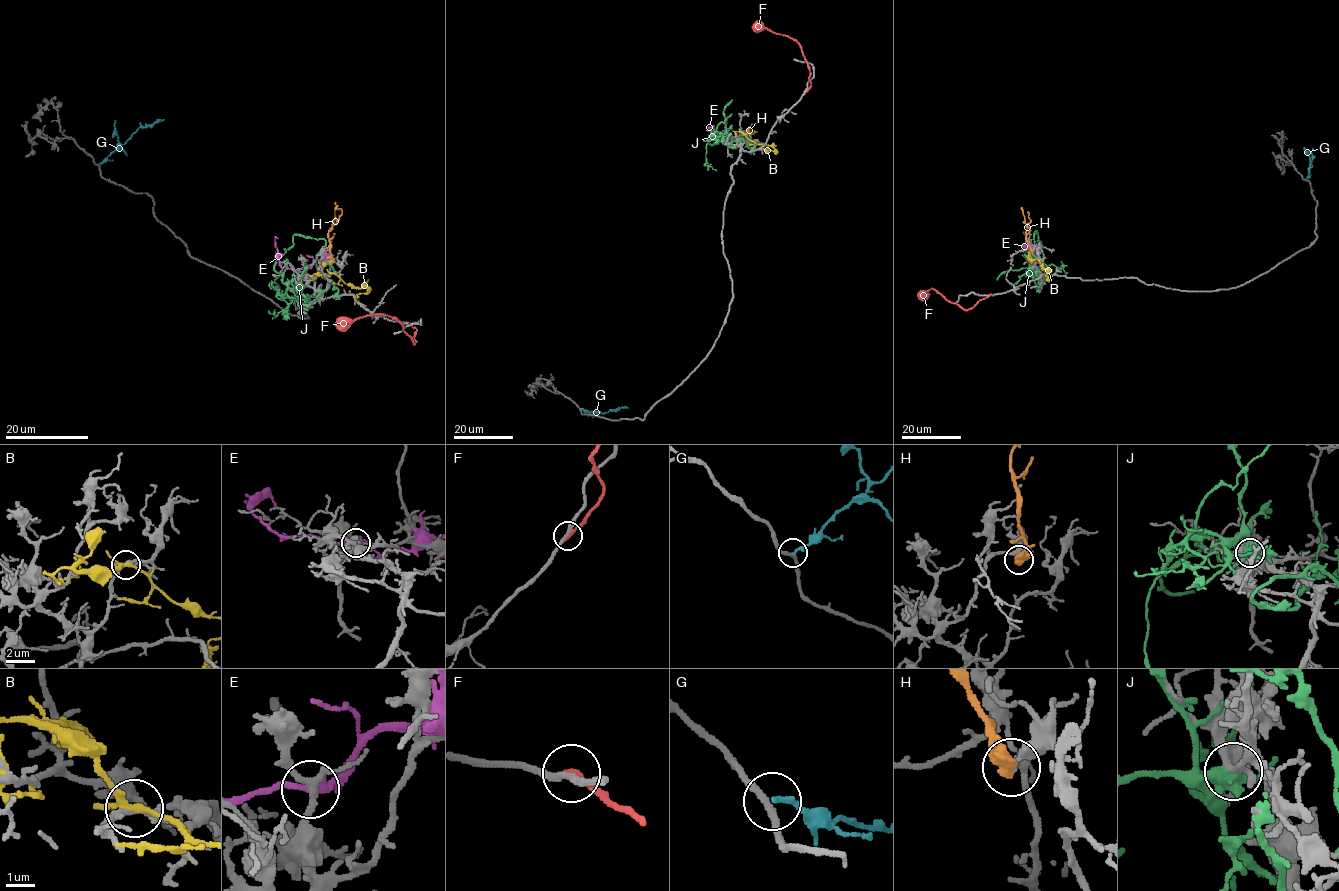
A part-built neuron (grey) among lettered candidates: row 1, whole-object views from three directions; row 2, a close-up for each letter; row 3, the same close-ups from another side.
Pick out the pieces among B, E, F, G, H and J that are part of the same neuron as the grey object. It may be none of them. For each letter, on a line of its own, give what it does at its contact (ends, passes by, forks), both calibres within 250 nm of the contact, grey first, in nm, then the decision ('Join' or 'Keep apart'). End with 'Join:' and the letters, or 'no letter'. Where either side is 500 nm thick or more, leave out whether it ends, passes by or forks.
B: It forks there. Thickness 240 nm (grey) against 190 nm. Keep apart
E: It passes by. Thickness 200 nm (grey) against 240 nm. Keep apart
F: It ends there. Thickness 220 nm (grey) against 280 nm. Keep apart
G: It ends there. Thickness 240 nm (grey) against 170 nm. Keep apart
H: Thickness 360 nm (grey) against 600 nm. Keep apart
J: Thickness 320 nm (grey) against 500 nm. Keep apart
Join: no letter

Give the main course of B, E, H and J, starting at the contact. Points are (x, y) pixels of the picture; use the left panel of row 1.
B: (332, 273), (346, 284), (367, 289), (356, 296), (354, 304)
E: (307, 268), (282, 267), (277, 256), (274, 238), (278, 238)
H: (330, 263), (328, 230), (333, 218), (334, 202)
J: (301, 286), (289, 288), (274, 269), (294, 235), (325, 241), (302, 309), (328, 287), (328, 263), (333, 271)

